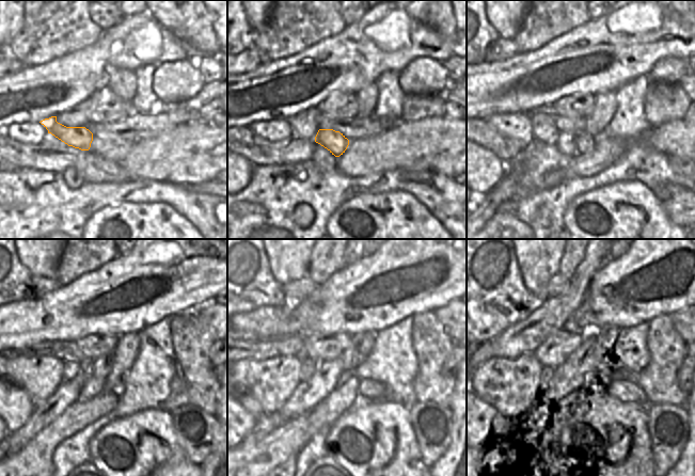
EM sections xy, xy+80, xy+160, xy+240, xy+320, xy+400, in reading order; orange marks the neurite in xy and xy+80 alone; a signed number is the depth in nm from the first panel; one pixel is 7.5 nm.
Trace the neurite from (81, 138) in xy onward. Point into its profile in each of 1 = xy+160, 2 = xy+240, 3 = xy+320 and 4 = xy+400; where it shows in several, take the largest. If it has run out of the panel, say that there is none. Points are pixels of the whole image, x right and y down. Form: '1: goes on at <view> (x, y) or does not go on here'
1: goes on at xy+160 (584, 142)
2: goes on at xy+240 (119, 390)
3: goes on at xy+320 (370, 390)
4: goes on at xy+400 (626, 391)

